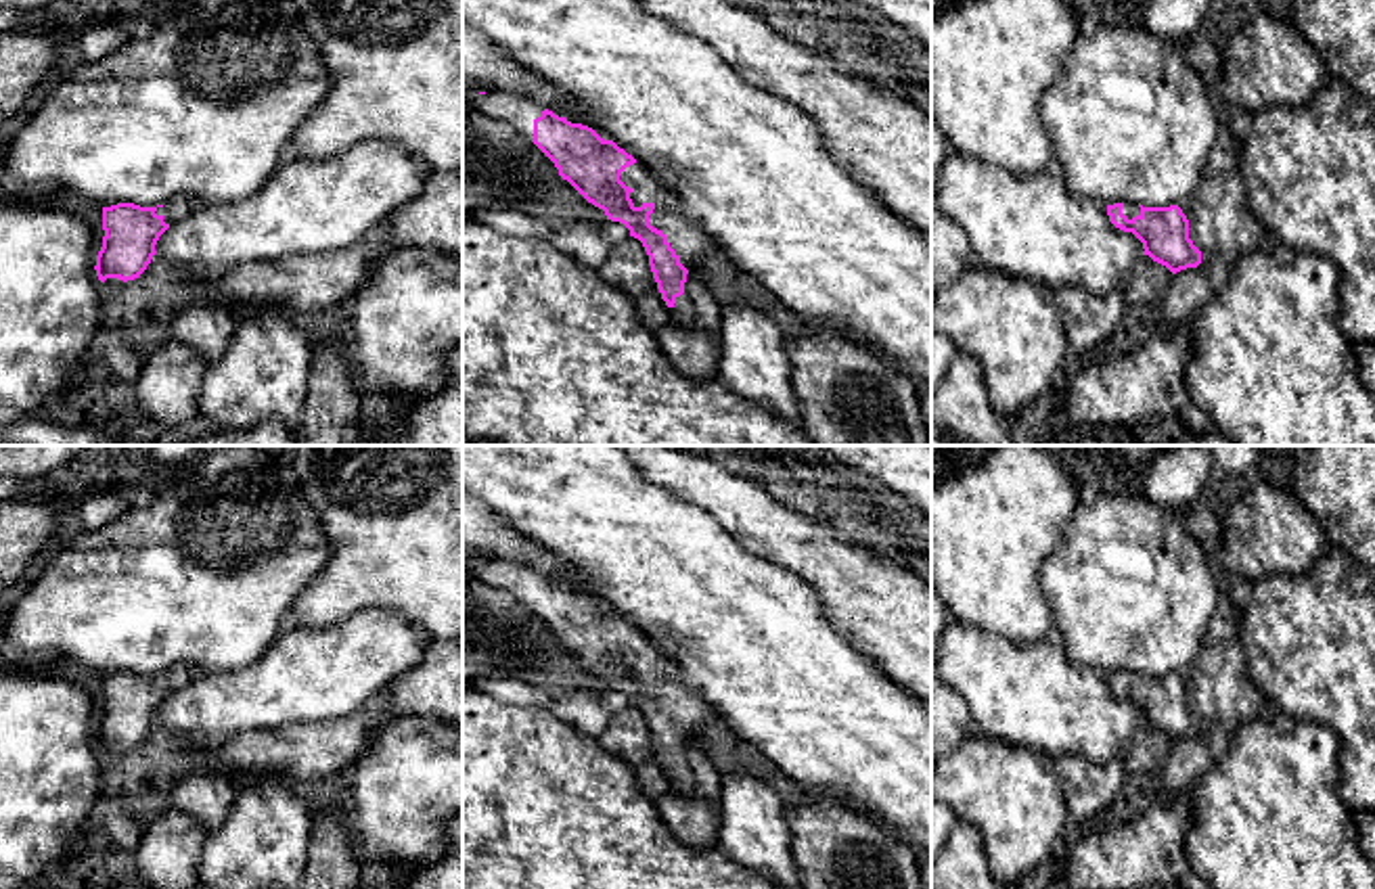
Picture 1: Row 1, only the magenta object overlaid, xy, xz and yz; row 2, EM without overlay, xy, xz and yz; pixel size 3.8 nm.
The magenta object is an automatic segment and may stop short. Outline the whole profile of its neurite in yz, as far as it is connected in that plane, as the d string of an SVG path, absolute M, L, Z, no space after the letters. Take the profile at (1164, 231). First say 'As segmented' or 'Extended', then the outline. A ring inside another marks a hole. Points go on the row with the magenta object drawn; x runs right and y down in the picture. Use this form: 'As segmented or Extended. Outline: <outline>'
Extended. Outline: M1113 203L1107 205L1107 215L1115 228L1132 232L1143 243L1143 255L1166 266L1172 274L1201 264L1201 251L1189 238L1189 220L1178 205Z

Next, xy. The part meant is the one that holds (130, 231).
Extended. Outline: M176 197L157 207L117 203L103 207L103 247L96 255L96 276L100 282L138 278L155 255L159 236L195 205L195 199Z

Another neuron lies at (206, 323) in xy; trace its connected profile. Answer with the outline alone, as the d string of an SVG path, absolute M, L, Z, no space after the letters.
M201 293L176 312L163 333L197 349L211 364L228 349L236 320L222 299Z

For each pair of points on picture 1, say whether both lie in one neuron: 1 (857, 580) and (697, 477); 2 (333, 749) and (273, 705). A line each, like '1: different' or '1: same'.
1: same
2: different

